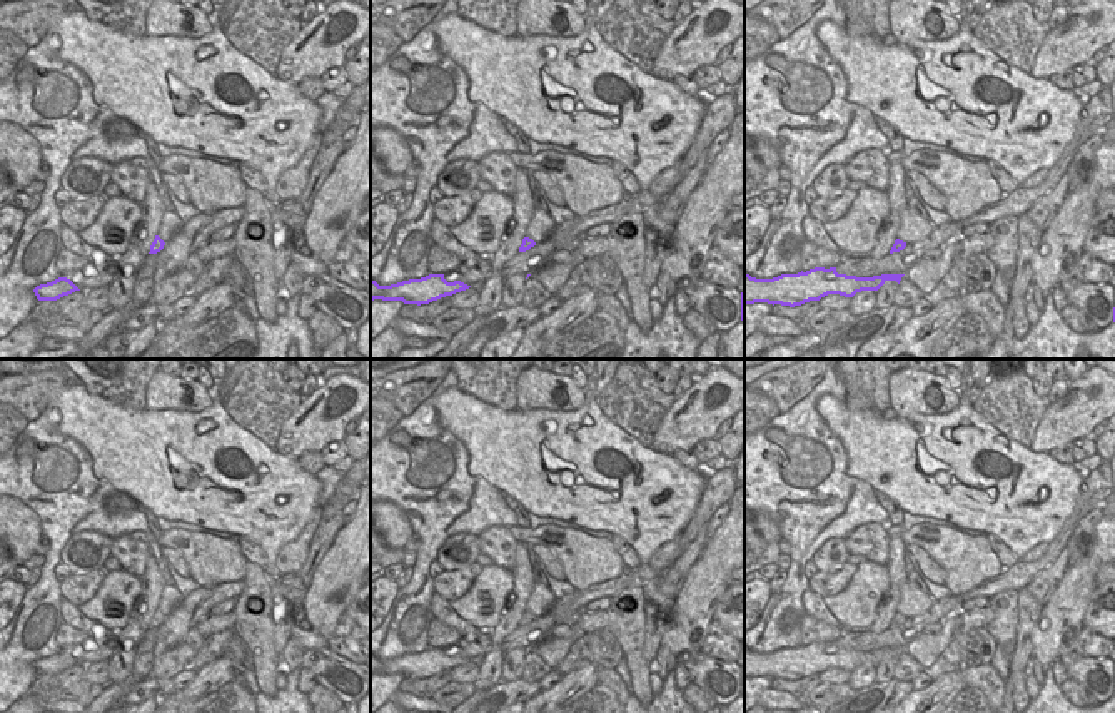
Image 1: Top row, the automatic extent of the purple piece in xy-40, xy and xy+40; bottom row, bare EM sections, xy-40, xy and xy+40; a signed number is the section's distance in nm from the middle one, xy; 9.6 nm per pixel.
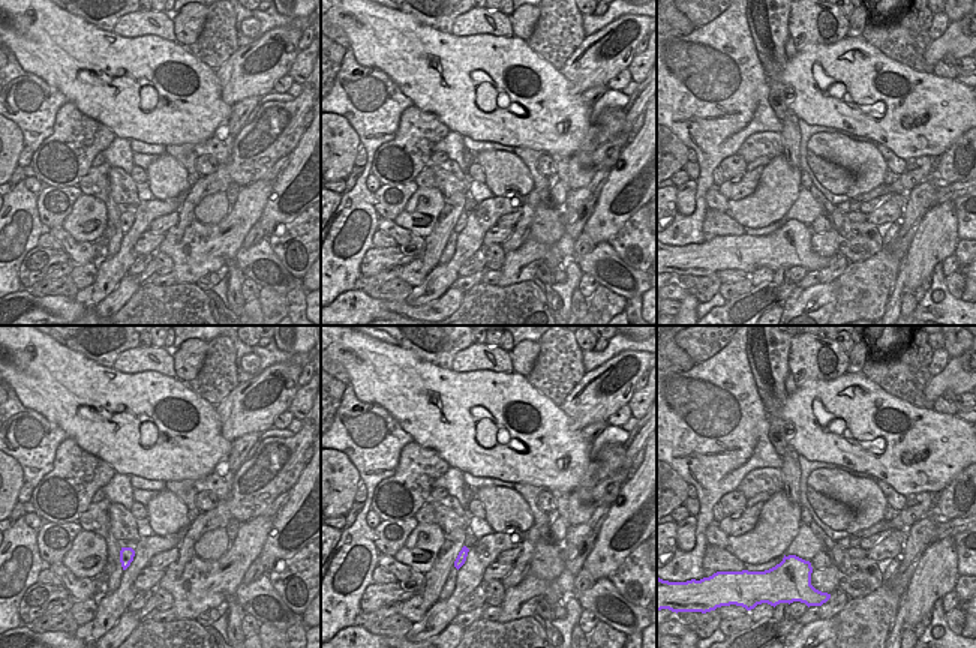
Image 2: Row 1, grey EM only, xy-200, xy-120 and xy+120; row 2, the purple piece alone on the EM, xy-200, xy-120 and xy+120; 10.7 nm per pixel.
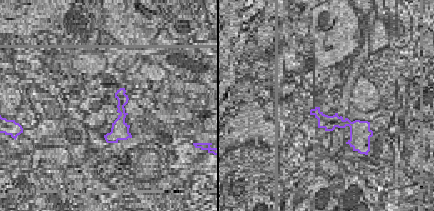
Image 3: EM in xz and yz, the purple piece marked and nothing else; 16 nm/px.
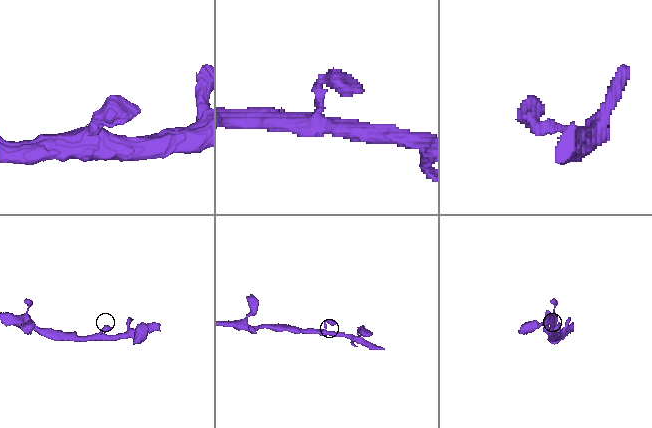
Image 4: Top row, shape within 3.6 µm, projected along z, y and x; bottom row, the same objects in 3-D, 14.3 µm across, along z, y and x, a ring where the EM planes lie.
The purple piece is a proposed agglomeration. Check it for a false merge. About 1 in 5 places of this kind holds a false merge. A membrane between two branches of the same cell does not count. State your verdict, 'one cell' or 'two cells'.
one cell

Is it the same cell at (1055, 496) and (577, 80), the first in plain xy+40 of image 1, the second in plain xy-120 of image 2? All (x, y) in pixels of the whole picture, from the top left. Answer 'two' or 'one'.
two

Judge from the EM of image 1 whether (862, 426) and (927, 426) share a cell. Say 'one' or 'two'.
one

